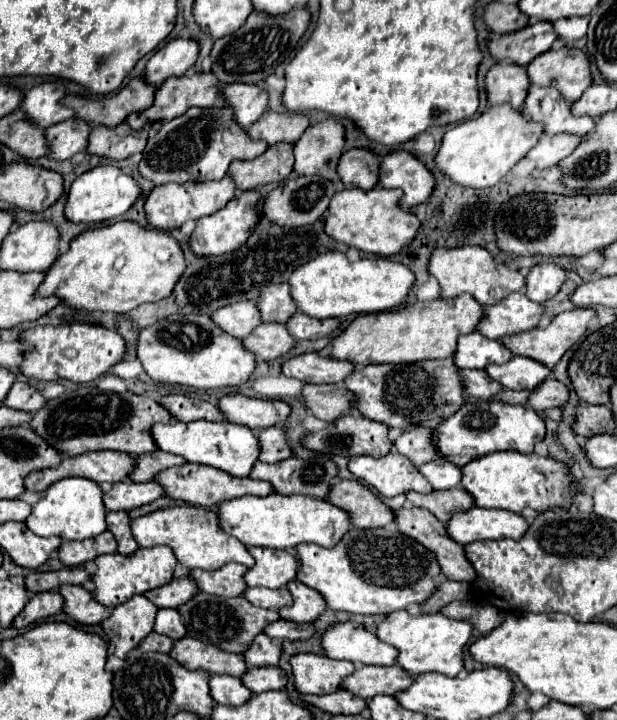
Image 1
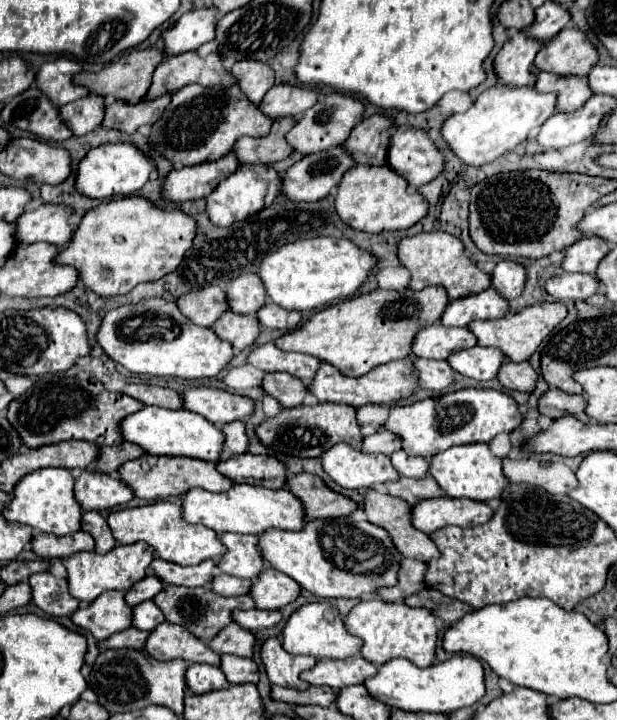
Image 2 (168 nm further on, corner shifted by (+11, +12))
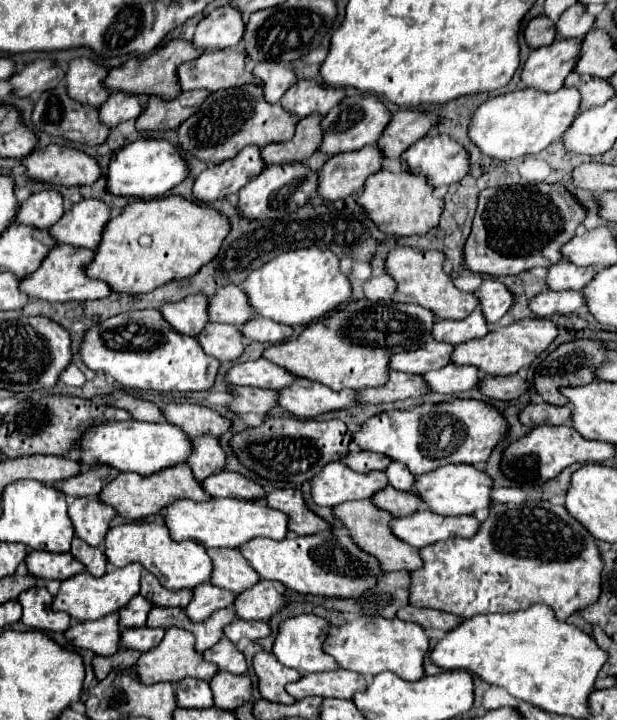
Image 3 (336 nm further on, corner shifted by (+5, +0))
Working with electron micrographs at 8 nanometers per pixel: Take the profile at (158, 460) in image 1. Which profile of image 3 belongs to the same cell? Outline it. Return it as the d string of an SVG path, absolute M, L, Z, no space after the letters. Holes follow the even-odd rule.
M97 464L97 466L83 468L79 476L59 482L59 484L55 484L55 488L65 492L67 496L73 496L73 498L99 496L101 488L105 484L109 484L113 478L117 478L117 474L119 474L119 470L113 470L107 464Z

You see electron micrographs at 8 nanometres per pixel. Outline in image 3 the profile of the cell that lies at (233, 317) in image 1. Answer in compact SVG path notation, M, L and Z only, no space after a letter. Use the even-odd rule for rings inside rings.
M205 294L197 296L187 296L179 302L171 302L159 308L163 318L177 330L187 336L197 338L199 332L205 328L209 322L207 318L207 302L209 298Z

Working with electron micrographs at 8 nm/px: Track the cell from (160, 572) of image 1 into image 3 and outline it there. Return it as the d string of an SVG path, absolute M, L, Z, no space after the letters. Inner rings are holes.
M127 564L127 568L113 568L103 578L95 578L89 572L75 574L61 582L59 594L53 600L53 610L69 612L75 620L97 620L105 614L117 612L123 608L133 596L139 594L139 580L141 572L145 568L139 568L139 564Z

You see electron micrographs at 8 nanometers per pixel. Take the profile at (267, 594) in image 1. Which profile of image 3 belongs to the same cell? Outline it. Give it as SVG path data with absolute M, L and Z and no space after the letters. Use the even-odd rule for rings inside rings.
M199 584L199 586L195 586L195 596L189 602L189 606L185 608L185 612L193 622L207 620L207 616L211 616L211 612L217 612L223 606L229 608L231 600L235 600L233 592L227 592L213 584Z

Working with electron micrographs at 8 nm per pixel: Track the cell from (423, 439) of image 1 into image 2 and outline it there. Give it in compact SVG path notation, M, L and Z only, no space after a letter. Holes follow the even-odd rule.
M381 428L373 436L363 438L363 444L361 444L359 450L365 452L365 454L385 454L385 456L391 456L399 448L401 448L401 442L397 440L397 436L393 436L391 432L385 432Z

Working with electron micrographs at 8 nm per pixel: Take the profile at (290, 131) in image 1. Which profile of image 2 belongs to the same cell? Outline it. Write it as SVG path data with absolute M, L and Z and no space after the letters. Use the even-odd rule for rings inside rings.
M277 84L265 94L265 98L259 106L271 118L301 116L305 110L309 110L317 102L319 94L321 94L319 88Z

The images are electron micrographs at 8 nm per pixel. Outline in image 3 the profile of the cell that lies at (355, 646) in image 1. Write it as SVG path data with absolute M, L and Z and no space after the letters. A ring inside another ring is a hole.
M301 614L301 616L289 618L279 628L279 634L273 644L273 654L279 658L279 662L283 666L295 668L301 674L337 670L339 664L335 664L335 660L331 660L331 656L327 656L327 652L323 652L323 640L329 636L329 628L331 628L329 620L315 616L315 614Z

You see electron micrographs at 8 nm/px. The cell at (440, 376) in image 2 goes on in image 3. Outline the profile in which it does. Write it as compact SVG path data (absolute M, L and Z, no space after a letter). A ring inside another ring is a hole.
M389 372L389 382L379 388L367 388L359 392L361 404L391 404L403 398L419 398L427 394L429 388L423 384L423 376L405 374L405 372Z

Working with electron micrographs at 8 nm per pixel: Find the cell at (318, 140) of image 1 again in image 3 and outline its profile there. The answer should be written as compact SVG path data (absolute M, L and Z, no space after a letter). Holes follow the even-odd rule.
M347 96L343 98L343 104L331 108L323 120L321 120L321 132L323 132L323 142L319 150L327 156L341 154L341 152L353 152L361 150L363 146L375 146L383 128L389 124L391 114L385 108L385 104L377 96Z

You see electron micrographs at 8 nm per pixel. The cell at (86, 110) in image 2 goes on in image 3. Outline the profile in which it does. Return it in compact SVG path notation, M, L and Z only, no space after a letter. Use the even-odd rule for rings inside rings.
M113 92L109 100L99 108L99 122L107 128L115 128L121 122L135 120L141 114L141 100L139 96L125 94L125 92Z

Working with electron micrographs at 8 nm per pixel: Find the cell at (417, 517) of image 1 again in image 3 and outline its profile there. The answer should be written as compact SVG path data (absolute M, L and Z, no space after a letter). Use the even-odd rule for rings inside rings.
M371 500L343 502L343 504L333 508L333 514L349 528L349 534L355 540L355 544L359 544L365 552L373 554L381 562L381 568L385 572L393 572L393 570L409 570L409 572L413 572L415 568L423 566L423 560L419 560L419 550L411 548L409 544L403 544L403 540L399 540L391 532L391 520L393 520L389 516L391 512L383 512L381 508L375 508L375 504L371 504Z

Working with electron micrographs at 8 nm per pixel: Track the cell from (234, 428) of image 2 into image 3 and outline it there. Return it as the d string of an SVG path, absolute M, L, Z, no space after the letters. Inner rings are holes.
M199 436L193 440L193 452L187 458L193 476L203 482L207 476L221 472L227 464L227 454L217 436Z

